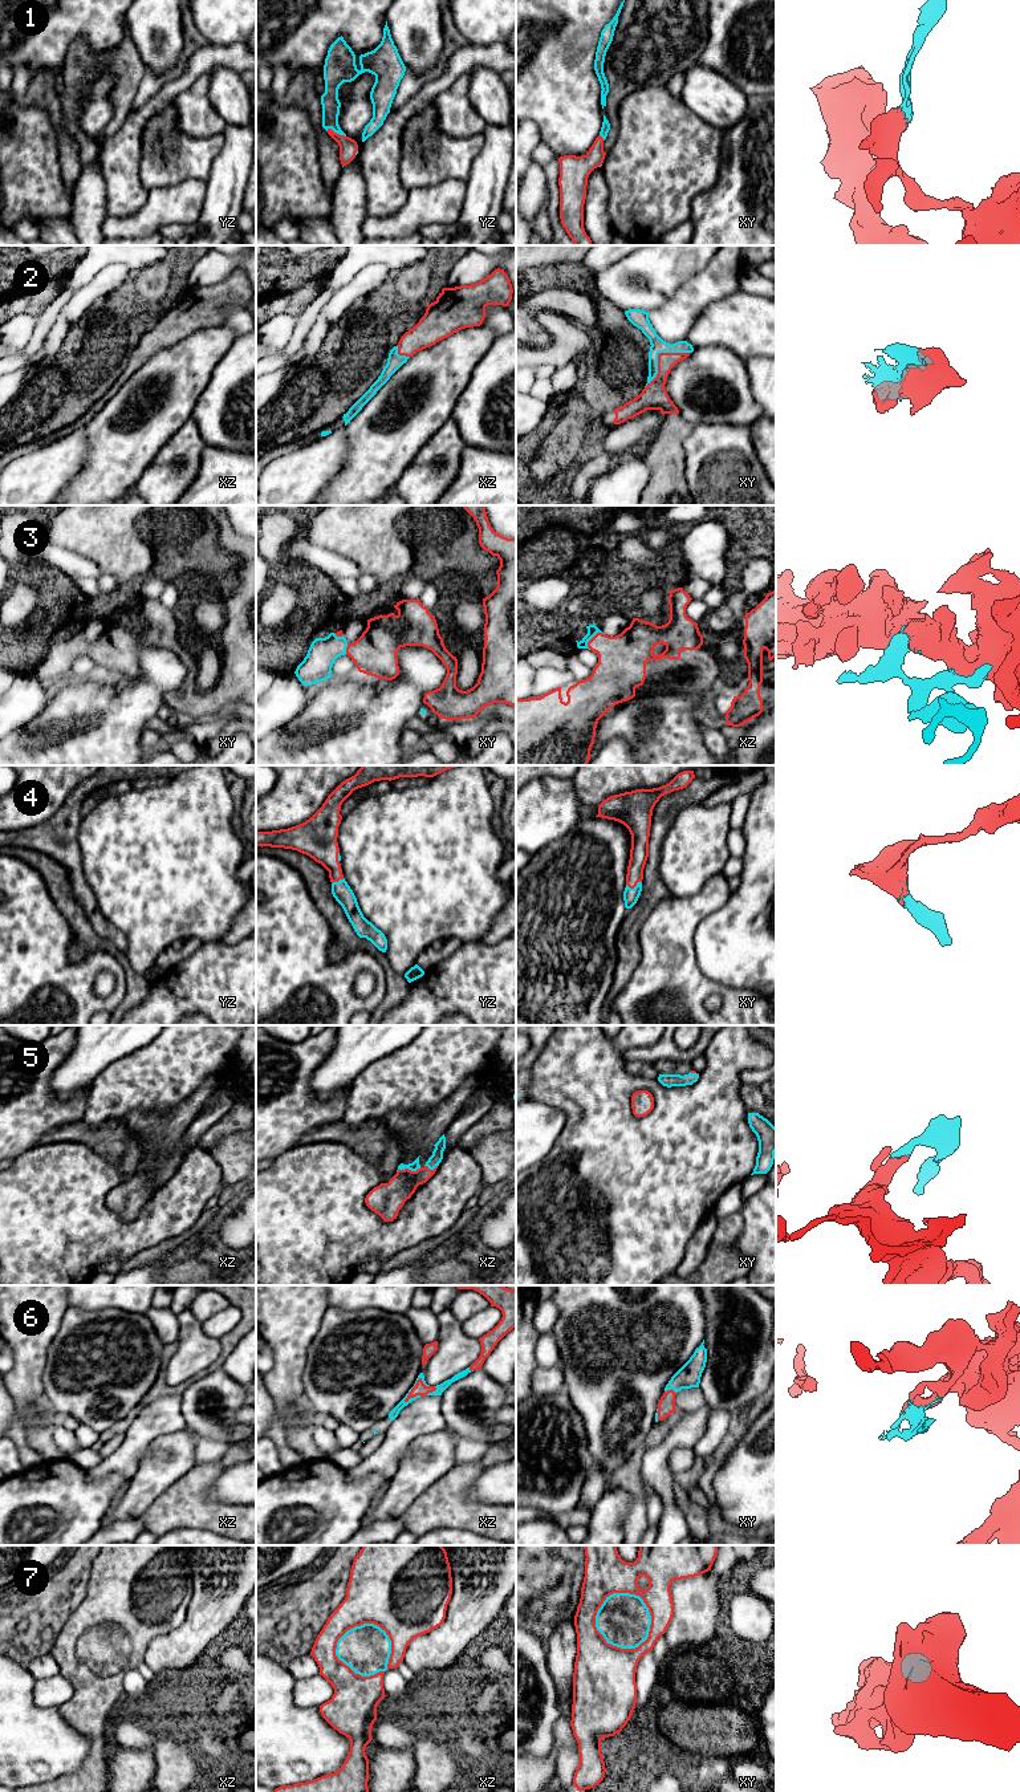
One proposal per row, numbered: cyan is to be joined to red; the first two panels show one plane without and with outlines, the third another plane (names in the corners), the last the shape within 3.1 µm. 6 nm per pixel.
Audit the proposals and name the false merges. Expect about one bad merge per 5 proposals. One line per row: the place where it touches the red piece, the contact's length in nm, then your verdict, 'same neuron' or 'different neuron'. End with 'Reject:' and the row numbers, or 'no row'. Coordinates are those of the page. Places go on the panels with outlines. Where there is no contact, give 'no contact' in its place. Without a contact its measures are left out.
1: meets red in yz at (336, 133); contact 130 nm long; same neuron
2: meets red in xy at (658, 356); contact 340 nm long; same neuron
3: meets red in xz at (593, 637); contact 130 nm long; same neuron
4: meets red in xy at (633, 888); contact 100 nm long; same neuron
5: meets red in xz at (409, 1170); contact 150 nm long; same neuron
6: meets red in xz at (415, 1385); contact 190 nm long; same neuron
7: meets red in xy at (597, 1630); contact 380 nm long; same neuron
Reject: no row

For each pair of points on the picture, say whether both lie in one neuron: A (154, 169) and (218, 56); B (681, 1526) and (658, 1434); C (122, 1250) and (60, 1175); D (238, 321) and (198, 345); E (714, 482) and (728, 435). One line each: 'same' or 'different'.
A: different
B: different
C: same
D: different
E: same

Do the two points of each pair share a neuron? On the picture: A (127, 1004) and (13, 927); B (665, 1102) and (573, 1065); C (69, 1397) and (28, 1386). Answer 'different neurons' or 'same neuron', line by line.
A: different neurons
B: same neuron
C: different neurons

